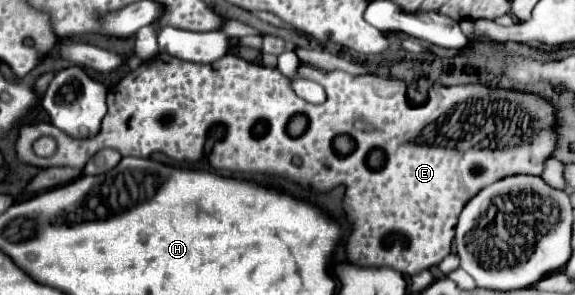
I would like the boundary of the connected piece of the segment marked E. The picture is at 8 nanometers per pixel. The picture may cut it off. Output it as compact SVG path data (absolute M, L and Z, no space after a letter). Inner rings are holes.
M159 53L157 57L141 63L135 71L131 71L129 75L125 75L115 89L109 91L109 111L103 119L103 125L101 125L101 131L91 137L91 139L73 139L69 135L65 135L63 131L59 131L57 127L53 127L51 123L35 123L35 125L25 125L19 133L19 139L17 139L17 155L21 161L29 163L29 165L35 165L39 169L45 169L45 167L63 167L63 165L69 165L69 167L77 167L77 169L83 169L83 165L101 149L105 147L111 147L111 149L117 149L123 157L131 155L131 157L149 157L151 153L155 151L161 151L165 153L169 159L177 161L177 163L187 163L187 165L197 165L197 161L203 157L203 149L205 149L205 143L209 139L209 133L213 127L221 125L225 129L223 137L217 139L213 143L213 149L209 153L209 165L213 169L217 169L219 173L267 173L267 175L283 175L283 177L291 177L297 185L301 187L309 187L313 191L319 191L319 193L327 193L331 191L333 187L337 185L345 185L345 213L349 217L349 225L351 225L351 233L345 241L345 249L347 249L347 255L349 255L349 261L359 265L359 267L391 267L391 269L397 269L401 271L403 275L417 275L425 269L431 269L435 265L441 263L443 257L449 255L451 251L451 241L455 237L455 225L457 225L457 217L461 213L461 209L465 207L465 203L475 195L479 193L483 187L503 179L503 177L509 177L509 175L515 175L515 173L527 173L527 175L541 175L543 169L545 169L545 161L553 155L553 151L557 149L557 141L559 141L559 135L557 135L557 115L555 115L555 105L541 97L541 95L535 95L535 93L525 93L525 91L513 91L513 89L493 89L493 87L485 87L481 83L469 83L469 85L455 85L455 87L443 87L443 85L433 85L429 87L429 97L423 105L409 105L409 99L407 99L407 89L405 85L401 85L401 81L397 79L383 79L379 75L351 75L351 73L345 73L345 71L321 71L317 67L311 67L311 65L301 65L299 69L301 73L305 73L307 79L319 83L323 89L325 89L325 103L321 105L313 105L313 103L307 103L303 101L301 97L297 97L289 85L289 81L279 73L279 69L273 69L273 67L263 67L263 65L255 65L255 63L249 63L237 55L225 55L223 59L211 63L211 65L195 65L195 63L189 63L189 61L177 61L175 57L167 55L167 53ZM293 115L305 115L307 117L307 129L303 135L299 137L289 137L287 135L287 123ZM43 135L49 135L57 141L57 153L53 157L35 157L33 153L33 143L35 139L43 137ZM339 135L347 135L351 139L351 147L349 149L337 149L335 147L335 139ZM499 137L507 137L507 143L509 143L509 137L515 137L515 145L495 145L495 141L499 141ZM293 157L299 157L301 159L301 165L295 165L293 163Z

